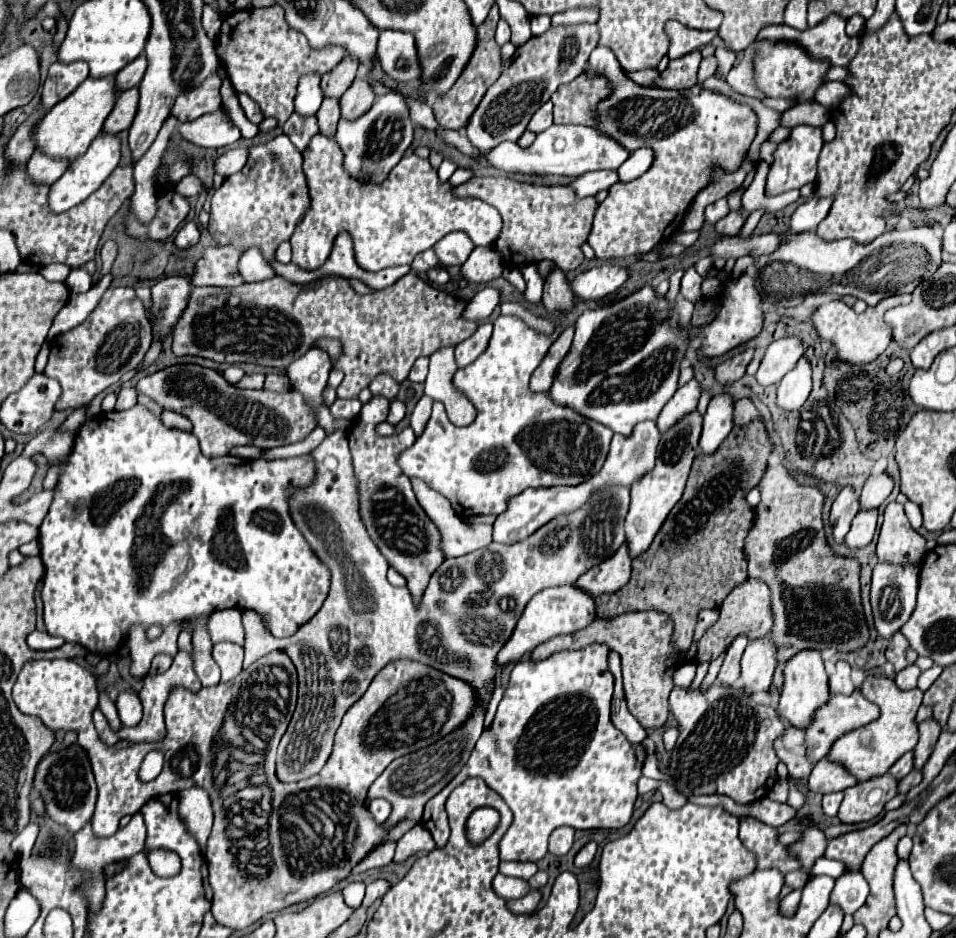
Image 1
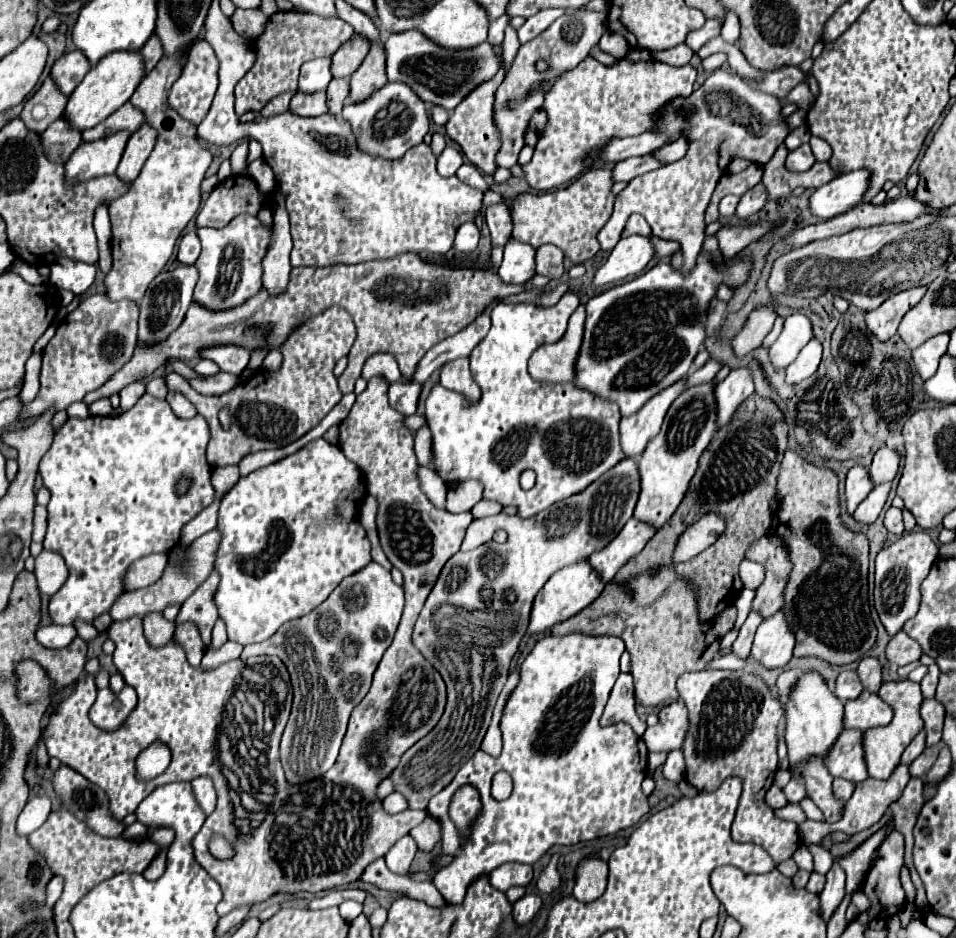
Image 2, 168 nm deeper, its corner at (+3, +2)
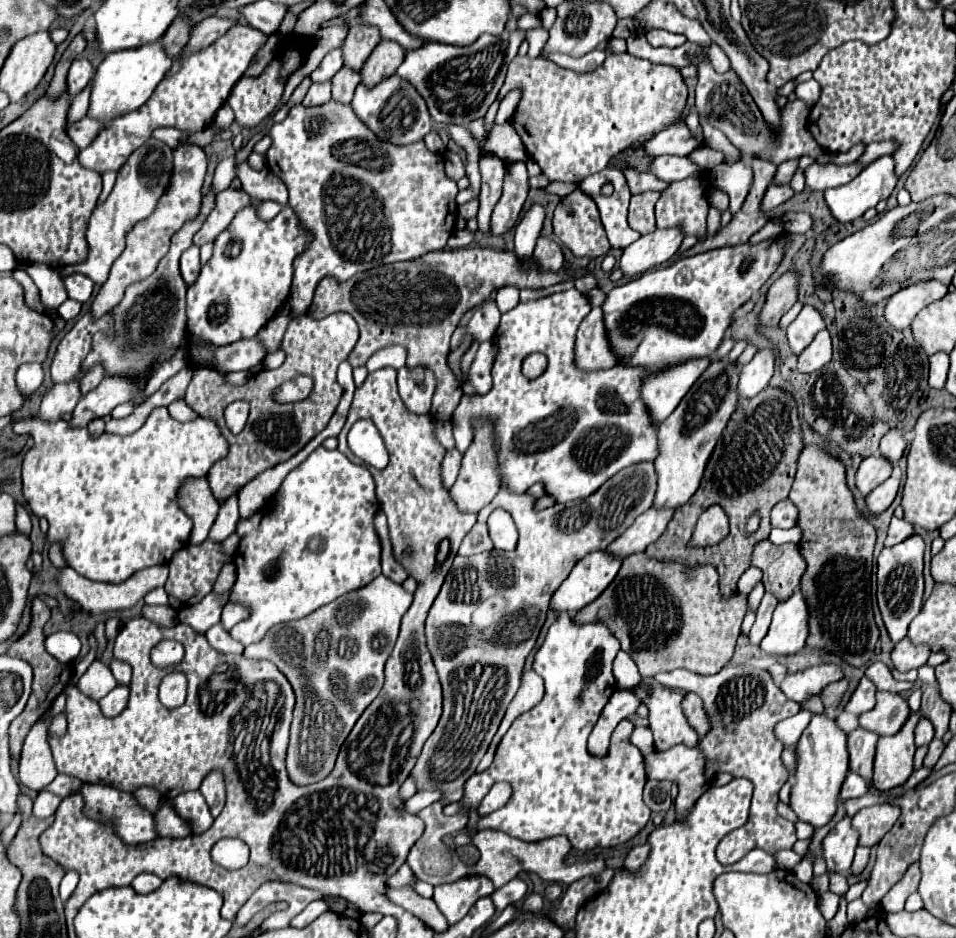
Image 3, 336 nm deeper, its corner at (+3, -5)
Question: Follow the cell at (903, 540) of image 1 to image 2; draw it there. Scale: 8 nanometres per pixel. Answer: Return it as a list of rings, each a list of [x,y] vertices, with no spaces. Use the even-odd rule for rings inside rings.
[[[891,506],[887,512],[885,512],[885,528],[891,532],[891,534],[903,534],[903,518],[901,518],[901,510]]]

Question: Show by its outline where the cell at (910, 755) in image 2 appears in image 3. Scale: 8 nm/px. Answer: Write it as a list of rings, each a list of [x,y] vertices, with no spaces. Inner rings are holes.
[[[919,717],[919,723],[915,727],[915,745],[917,747],[927,745],[927,743],[931,743],[931,739],[933,739],[933,725],[929,723],[929,719]]]

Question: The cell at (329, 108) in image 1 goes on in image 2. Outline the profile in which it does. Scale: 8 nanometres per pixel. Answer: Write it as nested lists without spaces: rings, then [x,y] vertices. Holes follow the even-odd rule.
[[[331,80],[327,88],[327,112],[339,116],[347,96],[349,96],[349,80]]]

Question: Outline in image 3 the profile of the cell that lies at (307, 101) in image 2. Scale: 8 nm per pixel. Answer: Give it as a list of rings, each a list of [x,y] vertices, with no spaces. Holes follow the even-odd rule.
[[[313,83],[303,99],[303,105],[305,107],[311,107],[311,105],[323,105],[331,99],[331,83]]]

